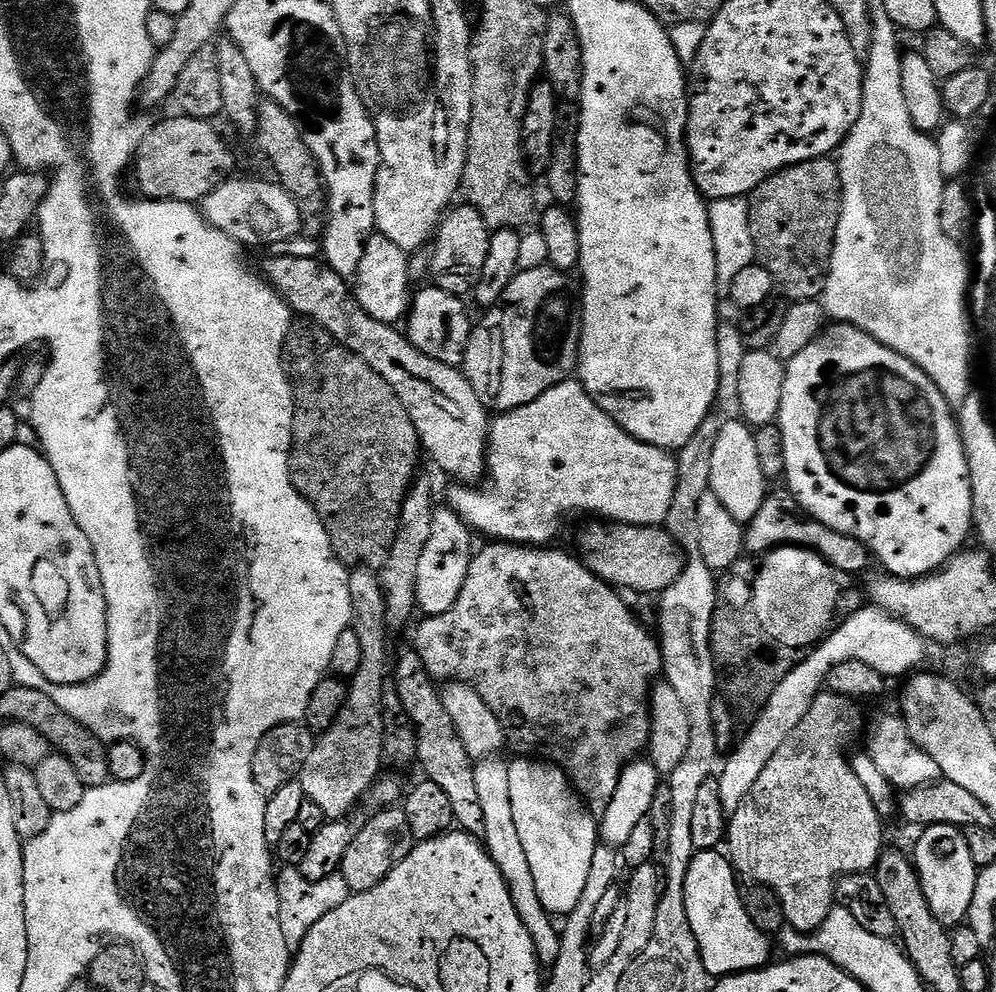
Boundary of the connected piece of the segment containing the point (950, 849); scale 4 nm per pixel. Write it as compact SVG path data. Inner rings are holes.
M935 824L921 831L916 844L914 863L922 882L922 894L934 910L934 918L946 926L960 926L968 919L970 904L974 899L978 869L974 858L970 858L970 846L963 831L949 824Z

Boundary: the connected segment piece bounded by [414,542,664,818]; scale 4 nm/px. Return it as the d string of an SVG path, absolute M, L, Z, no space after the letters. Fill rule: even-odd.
M503 542L485 544L488 545L481 552L479 549L472 557L472 565L466 574L466 586L462 586L462 594L458 594L458 602L454 602L454 606L450 606L446 614L421 619L420 629L416 632L414 651L422 658L433 680L468 684L480 695L482 702L486 702L486 706L494 710L498 722L504 727L509 749L512 747L516 754L524 758L532 758L537 754L550 758L551 763L568 775L572 787L579 792L580 799L587 804L588 811L597 818L604 816L606 806L610 806L610 798L614 798L614 790L618 790L620 773L648 747L648 739L652 733L650 697L654 685L661 679L664 670L664 655L660 653L659 639L653 633L651 636L636 621L635 614L628 609L627 602L623 600L625 597L605 580L598 579L575 555L572 557L564 552L555 552L555 547L552 546Z

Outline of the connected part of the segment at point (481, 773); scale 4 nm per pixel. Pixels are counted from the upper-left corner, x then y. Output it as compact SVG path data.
M495 755L475 761L474 782L478 789L478 802L482 805L484 826L482 843L487 848L492 861L498 866L510 890L510 898L514 898L514 910L518 910L518 918L522 918L526 930L530 930L530 938L534 938L534 950L538 954L541 965L551 966L558 958L560 934L557 925L552 925L553 917L542 906L542 898L538 898L538 886L534 886L530 861L526 859L526 849L522 846L522 837L518 834L517 824L514 823L514 809L510 802L509 761L500 759L499 755Z

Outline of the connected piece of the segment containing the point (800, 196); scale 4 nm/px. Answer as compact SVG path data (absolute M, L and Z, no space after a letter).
M832 158L807 160L784 168L762 181L750 194L748 209L756 259L770 270L776 292L785 301L823 297L843 201L840 166Z

